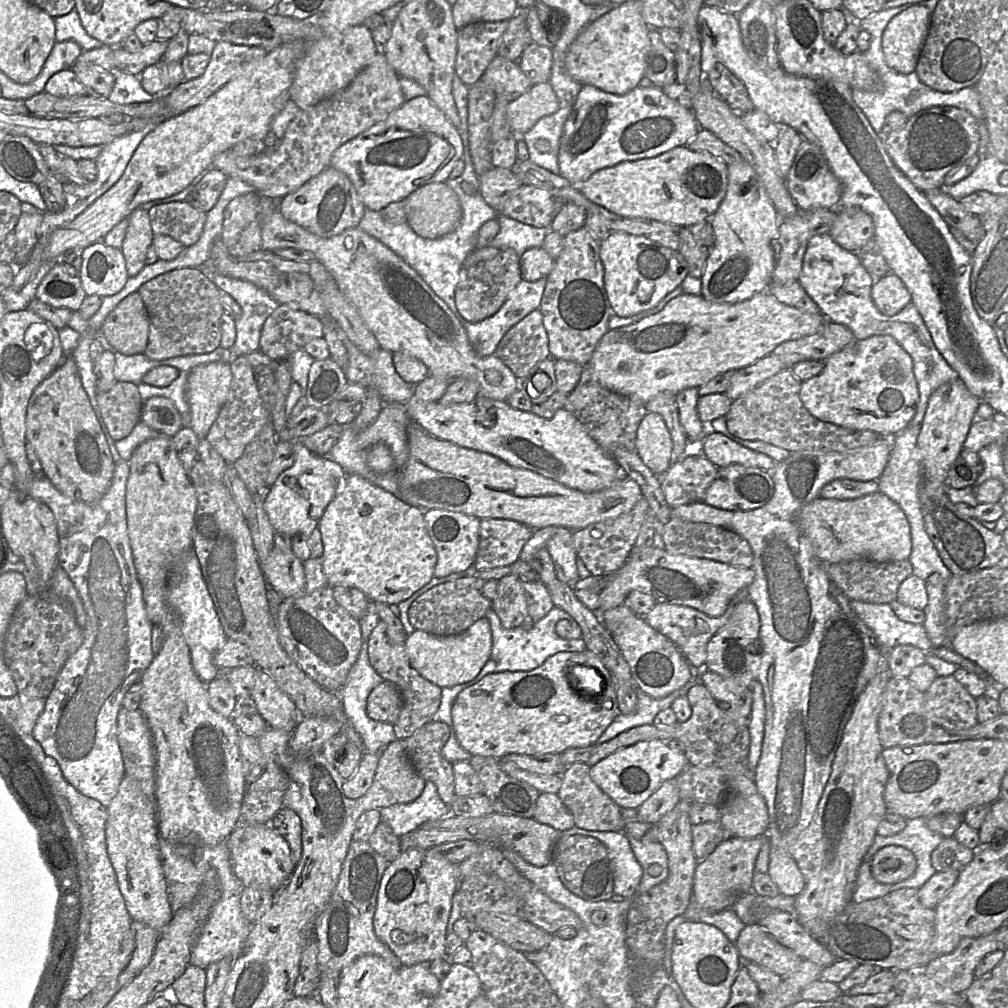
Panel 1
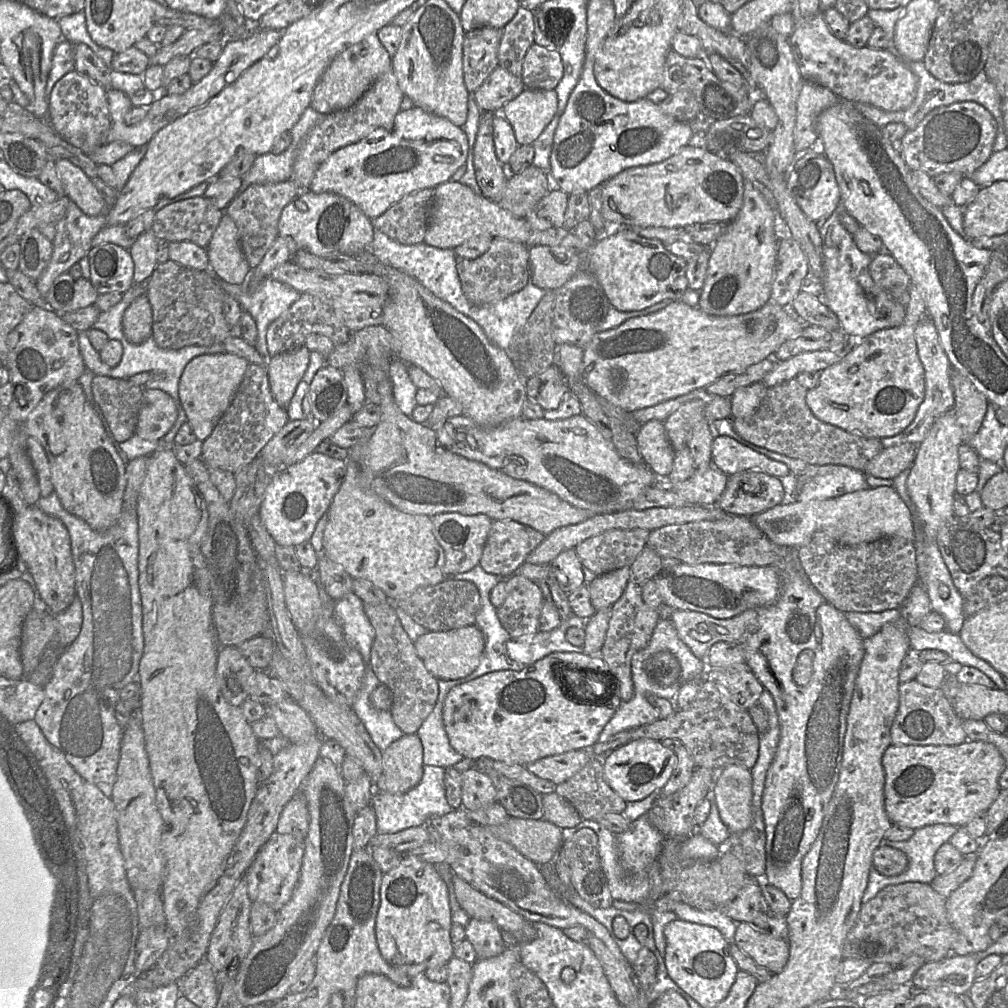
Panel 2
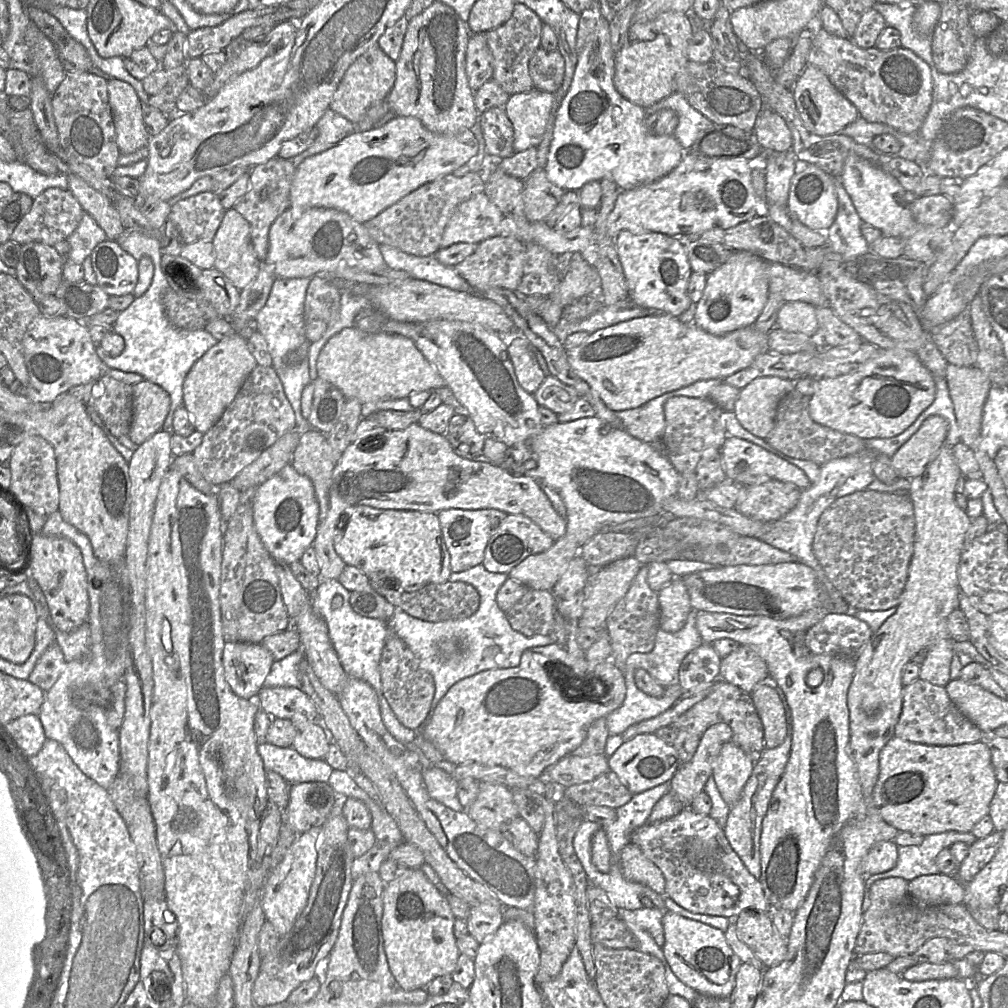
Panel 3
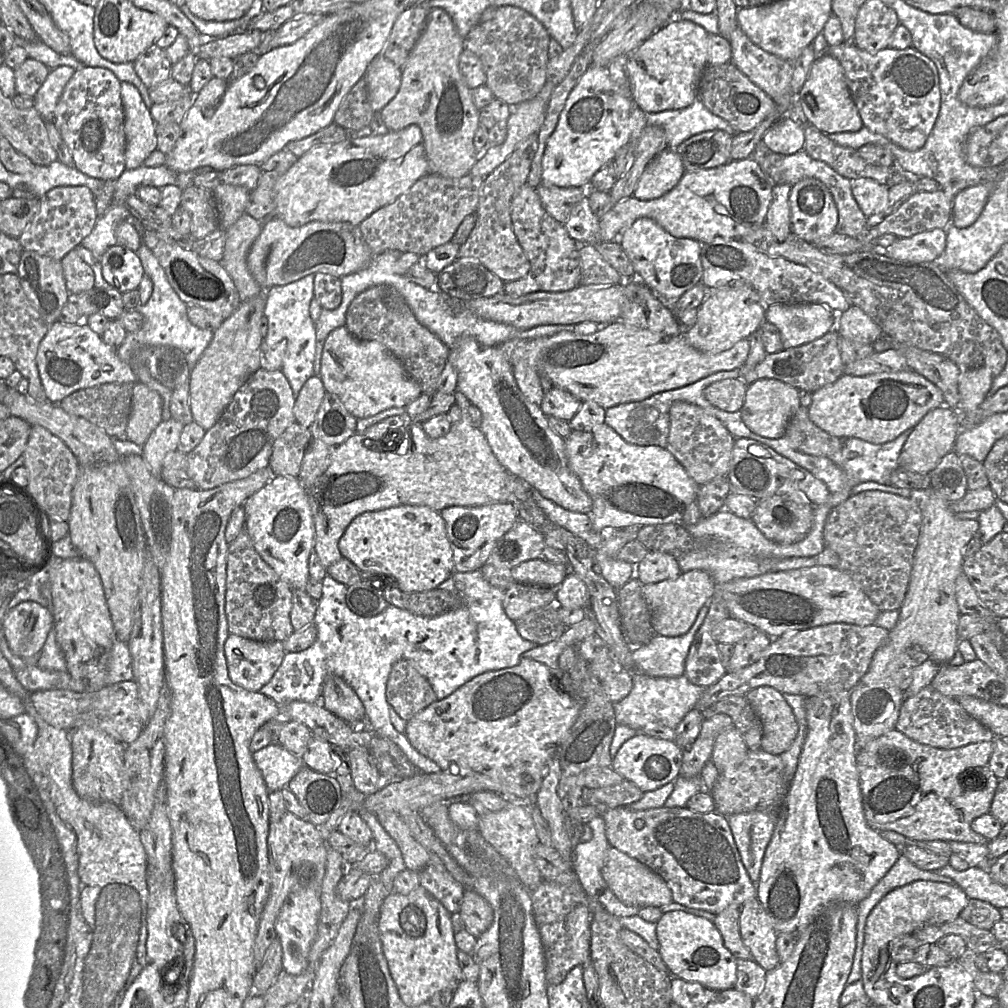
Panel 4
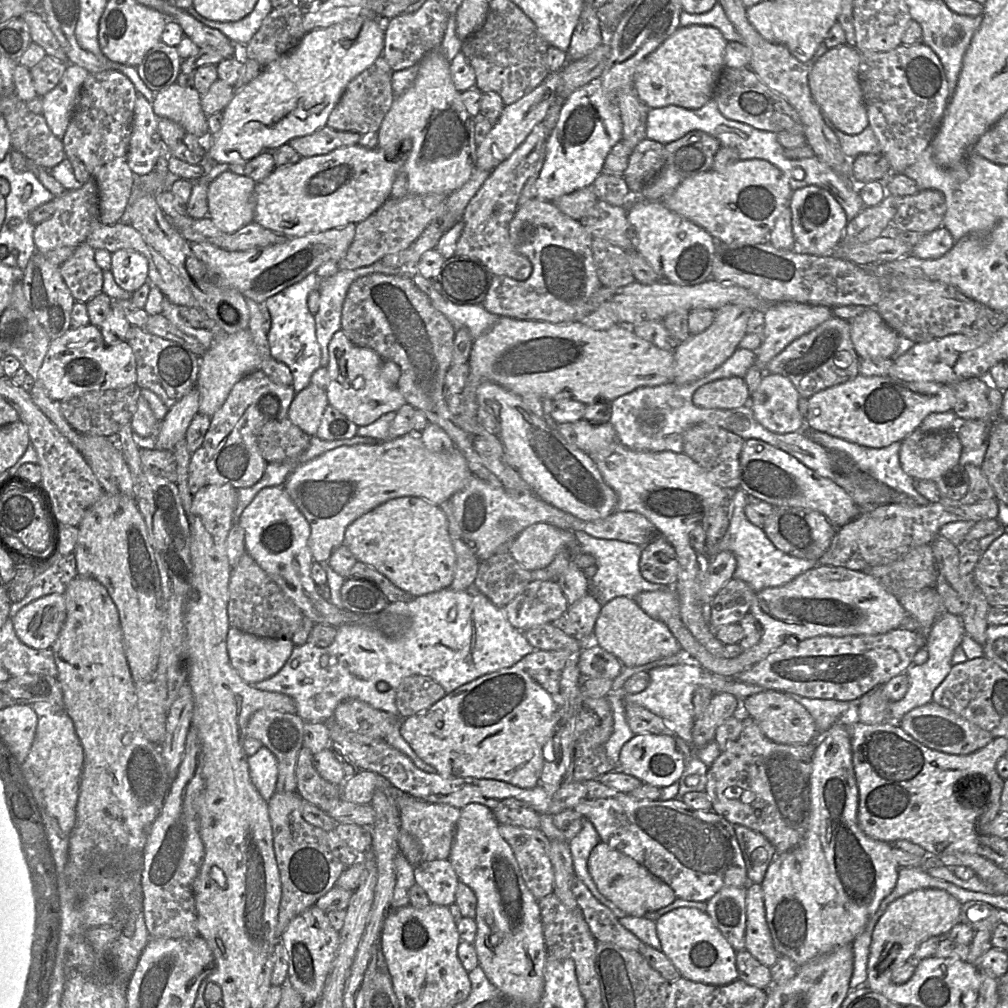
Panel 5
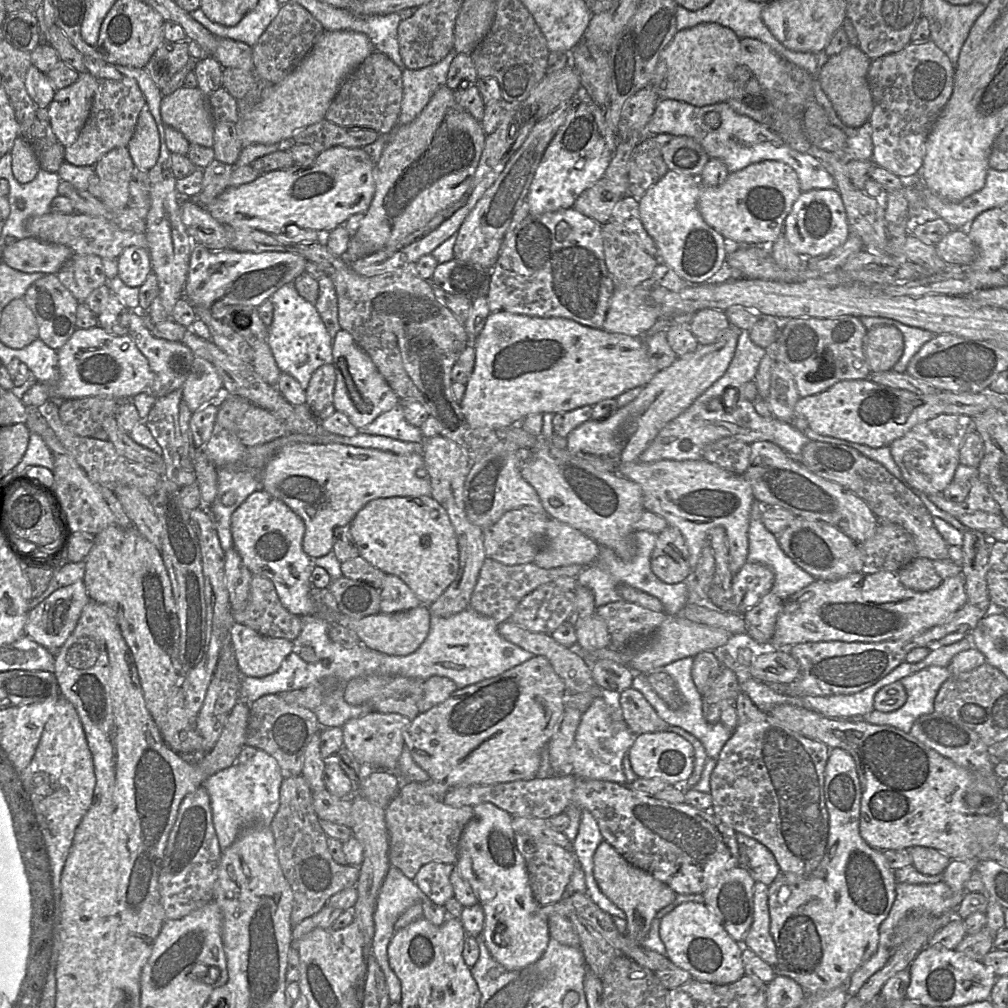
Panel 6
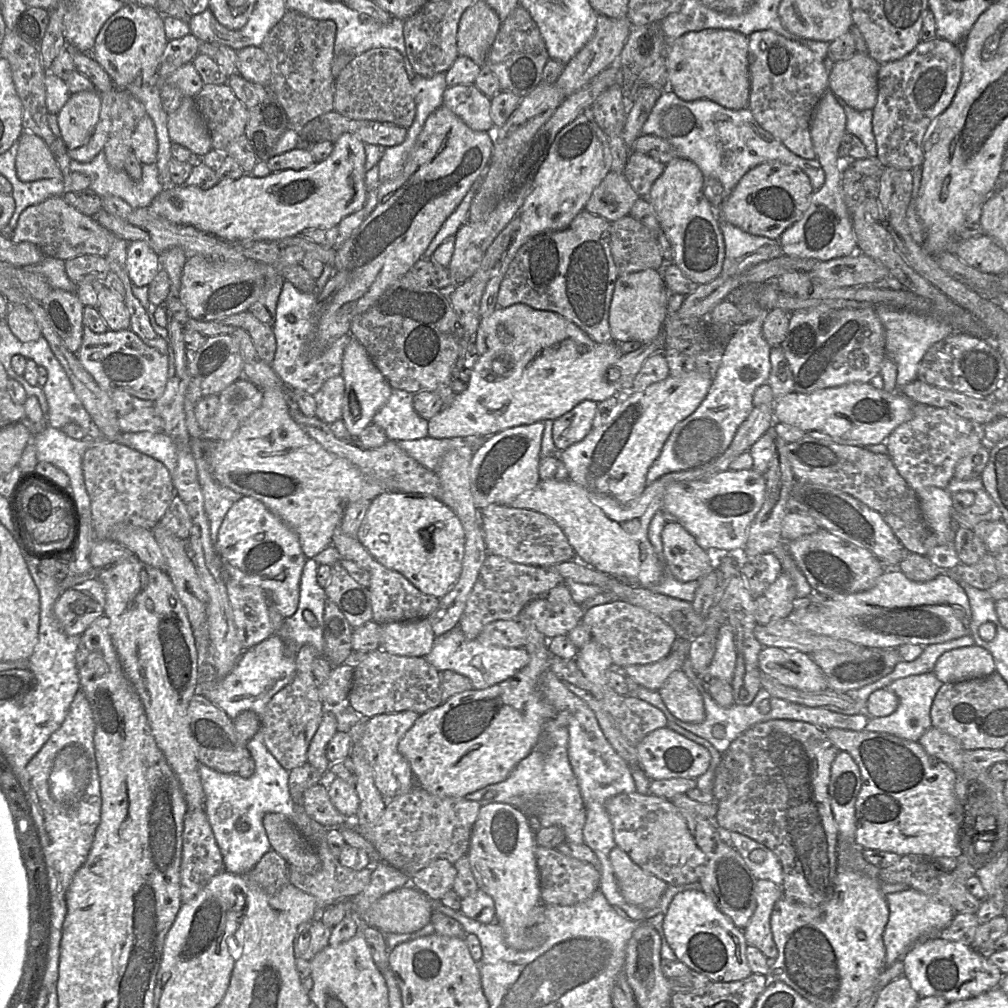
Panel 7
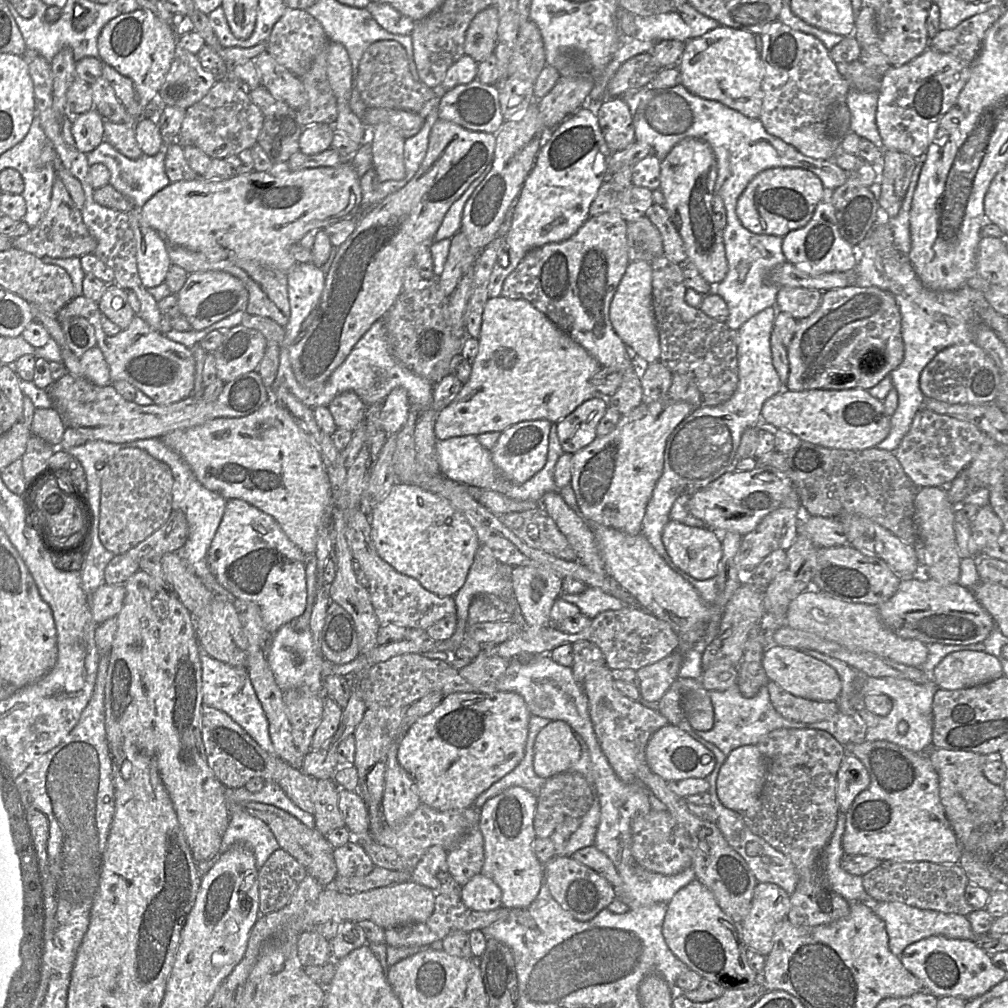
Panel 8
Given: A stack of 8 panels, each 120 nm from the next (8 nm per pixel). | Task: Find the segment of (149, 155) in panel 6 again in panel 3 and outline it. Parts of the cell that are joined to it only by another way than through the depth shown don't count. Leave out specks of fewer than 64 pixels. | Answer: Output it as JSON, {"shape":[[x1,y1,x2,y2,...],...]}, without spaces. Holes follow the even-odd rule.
{"shape":[[111,79,107,89,121,154,146,147,151,136,143,122,143,103,134,88,124,81]]}

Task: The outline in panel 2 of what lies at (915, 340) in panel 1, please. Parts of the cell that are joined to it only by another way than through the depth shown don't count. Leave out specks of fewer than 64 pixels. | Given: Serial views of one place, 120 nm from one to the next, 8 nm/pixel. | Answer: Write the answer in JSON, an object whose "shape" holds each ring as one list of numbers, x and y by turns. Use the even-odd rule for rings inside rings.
{"shape":[[840,204,828,219,819,225,823,274,819,281,818,293,824,304,839,319,841,329,848,339,862,339,880,330,901,326,904,323,907,305,899,303,887,290,875,284,868,271,872,256,861,252,855,245,852,235,844,229,839,220,842,212,843,206],[923,319,921,323,918,322,914,329,914,335,917,353,925,369,925,398,919,406,914,420,905,430,895,436,880,439,883,448,904,443,921,444,935,421,955,407,954,390,950,379,953,368,941,345,939,334,932,319]]}

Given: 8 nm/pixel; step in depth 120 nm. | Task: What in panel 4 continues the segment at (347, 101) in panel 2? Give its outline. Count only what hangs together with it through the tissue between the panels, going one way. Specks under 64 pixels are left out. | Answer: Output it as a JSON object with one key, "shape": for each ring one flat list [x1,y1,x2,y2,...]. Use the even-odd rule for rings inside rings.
{"shape":[[380,54,369,64,364,78,368,87,370,104,376,114,379,114,400,89,401,68]]}

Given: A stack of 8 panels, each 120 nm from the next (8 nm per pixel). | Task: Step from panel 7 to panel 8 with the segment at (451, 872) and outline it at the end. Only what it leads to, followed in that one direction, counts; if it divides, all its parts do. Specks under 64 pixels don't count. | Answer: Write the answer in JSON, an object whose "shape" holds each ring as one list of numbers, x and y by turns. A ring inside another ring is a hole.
{"shape":[[431,846,412,870,412,881,436,892,448,875,447,852,441,846]]}

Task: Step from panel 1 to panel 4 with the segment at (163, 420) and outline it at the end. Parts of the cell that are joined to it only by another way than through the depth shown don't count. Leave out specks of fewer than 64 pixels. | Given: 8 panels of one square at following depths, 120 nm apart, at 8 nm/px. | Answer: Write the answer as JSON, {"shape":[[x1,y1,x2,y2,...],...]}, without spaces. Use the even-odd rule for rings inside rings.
{"shape":[[136,382,132,394,132,407,126,427,128,439,144,445,162,420,163,400,158,392,142,382]]}

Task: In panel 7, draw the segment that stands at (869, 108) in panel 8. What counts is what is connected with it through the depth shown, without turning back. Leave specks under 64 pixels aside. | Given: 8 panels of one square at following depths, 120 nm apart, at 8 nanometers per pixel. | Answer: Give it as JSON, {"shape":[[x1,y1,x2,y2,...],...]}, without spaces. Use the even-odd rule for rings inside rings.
{"shape":[[838,99,846,115,846,131,858,137,864,144,869,157,876,158,877,145,872,128,873,110,857,111]]}

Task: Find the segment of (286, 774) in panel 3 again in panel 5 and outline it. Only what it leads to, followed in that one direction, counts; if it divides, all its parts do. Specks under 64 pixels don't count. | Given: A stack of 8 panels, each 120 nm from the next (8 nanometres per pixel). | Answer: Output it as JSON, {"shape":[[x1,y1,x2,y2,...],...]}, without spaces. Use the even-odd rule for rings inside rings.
{"shape":[[262,746,254,755,247,758,252,784,262,798,268,802,275,794,278,780,278,761,275,755]]}

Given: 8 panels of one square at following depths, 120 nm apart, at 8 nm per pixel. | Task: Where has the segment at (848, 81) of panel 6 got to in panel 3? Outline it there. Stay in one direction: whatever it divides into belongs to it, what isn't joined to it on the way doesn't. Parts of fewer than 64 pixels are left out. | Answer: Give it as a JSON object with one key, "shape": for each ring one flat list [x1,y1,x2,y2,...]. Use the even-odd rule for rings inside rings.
{"shape":[[808,65,804,69,793,86,792,94,803,125,812,134,827,136,839,133,859,117,855,106,815,66]]}

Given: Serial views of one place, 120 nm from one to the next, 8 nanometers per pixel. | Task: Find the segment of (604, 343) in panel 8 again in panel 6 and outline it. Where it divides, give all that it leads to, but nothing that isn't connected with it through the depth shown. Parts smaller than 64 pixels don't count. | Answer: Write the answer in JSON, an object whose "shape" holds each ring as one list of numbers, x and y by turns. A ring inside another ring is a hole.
{"shape":[[567,208,542,214,529,213,513,231,505,234,498,260,492,268,487,299,490,312,566,318,601,329,614,291,615,283,605,263,602,225,573,208]]}

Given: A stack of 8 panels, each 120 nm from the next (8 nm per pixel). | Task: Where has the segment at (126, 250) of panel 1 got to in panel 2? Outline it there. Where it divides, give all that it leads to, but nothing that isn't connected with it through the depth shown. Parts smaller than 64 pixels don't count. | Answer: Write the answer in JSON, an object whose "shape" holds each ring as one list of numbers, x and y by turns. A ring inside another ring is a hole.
{"shape":[[152,229,144,231,127,249,134,262,134,283,139,284,150,277,157,266,158,239]]}

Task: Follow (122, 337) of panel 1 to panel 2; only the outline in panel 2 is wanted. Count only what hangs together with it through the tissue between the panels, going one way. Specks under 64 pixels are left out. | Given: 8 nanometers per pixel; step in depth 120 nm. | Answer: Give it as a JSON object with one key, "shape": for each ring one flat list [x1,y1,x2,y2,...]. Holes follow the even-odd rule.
{"shape":[[146,295,136,298,125,310,122,329,126,339,132,344,142,344,152,337,153,312]]}

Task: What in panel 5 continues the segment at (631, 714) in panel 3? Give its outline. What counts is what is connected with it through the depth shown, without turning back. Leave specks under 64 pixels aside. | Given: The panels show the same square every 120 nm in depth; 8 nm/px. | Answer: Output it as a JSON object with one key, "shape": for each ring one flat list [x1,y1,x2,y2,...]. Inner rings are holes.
{"shape":[[689,658,673,666,656,667,649,670,648,674,650,676,649,685,641,692,625,694,624,702,640,705,660,716,669,724,672,731,689,745,692,745,692,729,695,723,693,695,698,686,707,686,714,694,732,694,739,700,761,691,760,688,741,682,734,677,725,677,711,673]]}

